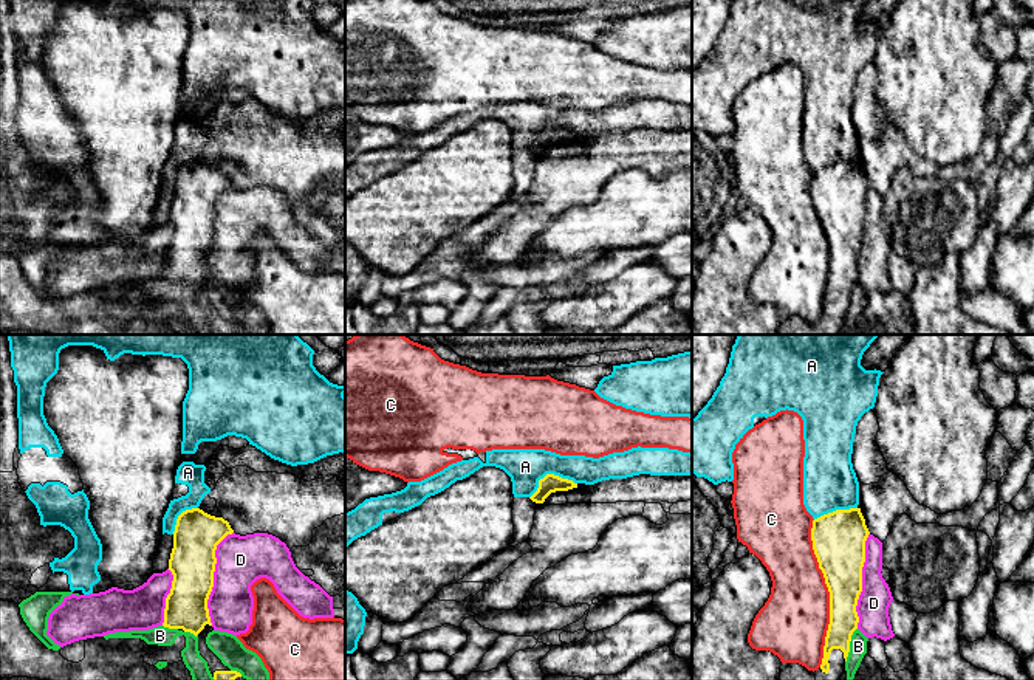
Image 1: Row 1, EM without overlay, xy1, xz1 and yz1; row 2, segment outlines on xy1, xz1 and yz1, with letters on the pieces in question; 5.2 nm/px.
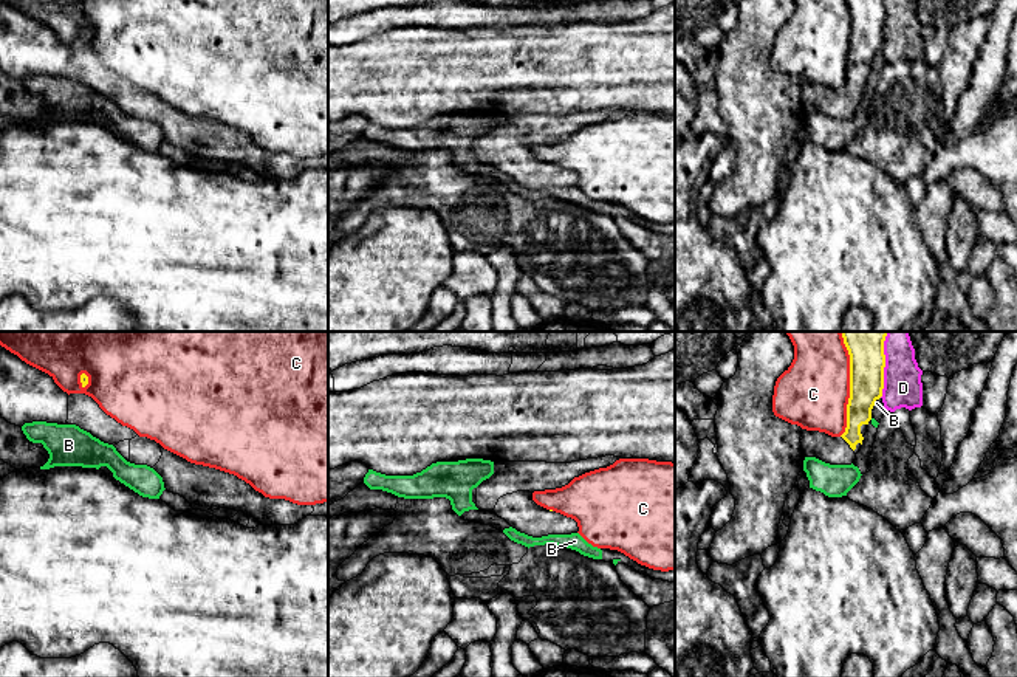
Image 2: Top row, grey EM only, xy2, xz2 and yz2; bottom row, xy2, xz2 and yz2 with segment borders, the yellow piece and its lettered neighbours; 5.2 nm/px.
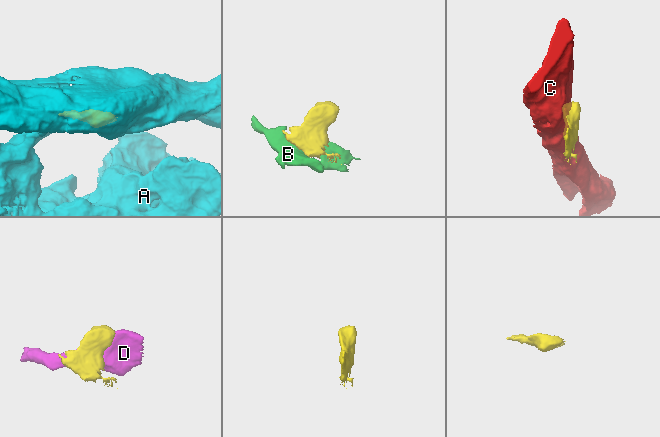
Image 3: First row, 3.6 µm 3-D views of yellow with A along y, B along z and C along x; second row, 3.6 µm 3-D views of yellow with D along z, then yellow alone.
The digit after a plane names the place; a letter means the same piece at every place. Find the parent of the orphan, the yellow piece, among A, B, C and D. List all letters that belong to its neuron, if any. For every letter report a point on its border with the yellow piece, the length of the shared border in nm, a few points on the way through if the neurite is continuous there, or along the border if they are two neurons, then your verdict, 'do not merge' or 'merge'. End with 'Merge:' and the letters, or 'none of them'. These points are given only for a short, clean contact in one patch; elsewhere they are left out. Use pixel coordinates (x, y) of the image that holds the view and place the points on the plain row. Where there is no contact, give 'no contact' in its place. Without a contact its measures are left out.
A: xz1 (548, 127) | 260 nm | do not merge
B: yz1 (849, 298) | 190 nm | do not merge
C: yz1 (830, 247) | 750 nm | do not merge
D: xy1 (212, 231) | 500 nm | do not merge
Merge: none of them

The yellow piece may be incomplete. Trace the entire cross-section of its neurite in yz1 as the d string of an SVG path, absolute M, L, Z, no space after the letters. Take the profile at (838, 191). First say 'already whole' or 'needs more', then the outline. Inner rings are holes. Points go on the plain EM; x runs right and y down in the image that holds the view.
needs more; M861 161L836 163L813 173L813 203L830 245L830 277L825 290L823 311L816 335L841 335L850 305L853 285L858 282L858 252L862 245L862 220L865 215L865 194L870 184Z

